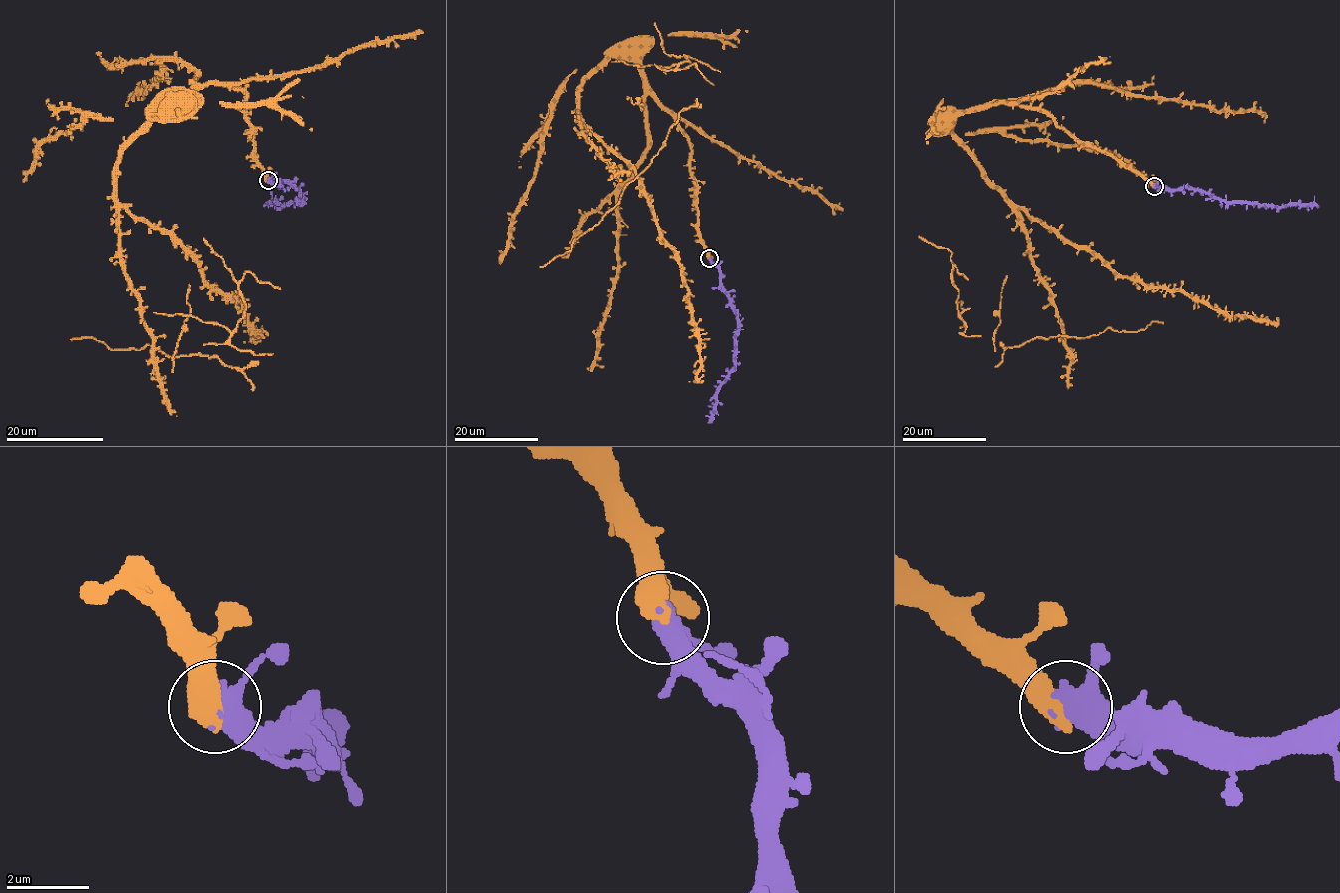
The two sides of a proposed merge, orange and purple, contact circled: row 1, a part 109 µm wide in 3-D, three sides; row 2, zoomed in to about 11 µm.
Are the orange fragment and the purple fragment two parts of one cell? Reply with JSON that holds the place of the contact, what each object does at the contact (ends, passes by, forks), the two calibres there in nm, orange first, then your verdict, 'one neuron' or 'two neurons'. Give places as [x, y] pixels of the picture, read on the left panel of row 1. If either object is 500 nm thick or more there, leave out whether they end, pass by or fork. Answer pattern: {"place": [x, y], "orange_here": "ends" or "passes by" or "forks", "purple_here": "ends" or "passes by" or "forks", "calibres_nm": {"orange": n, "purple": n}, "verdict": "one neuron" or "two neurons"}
{"place": [268, 180], "calibres_nm": {"orange": 600, "purple": 500}, "verdict": "one neuron"}

